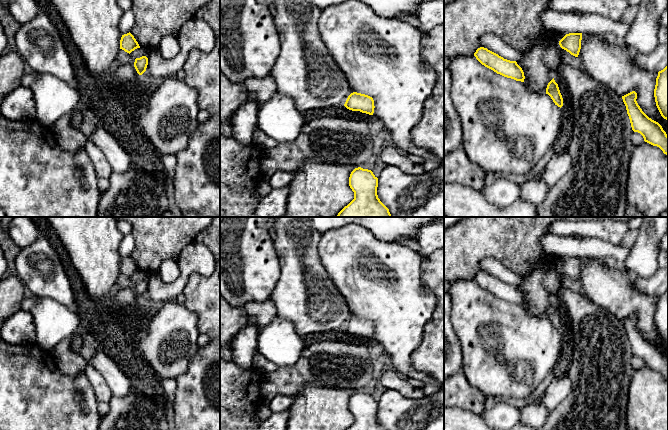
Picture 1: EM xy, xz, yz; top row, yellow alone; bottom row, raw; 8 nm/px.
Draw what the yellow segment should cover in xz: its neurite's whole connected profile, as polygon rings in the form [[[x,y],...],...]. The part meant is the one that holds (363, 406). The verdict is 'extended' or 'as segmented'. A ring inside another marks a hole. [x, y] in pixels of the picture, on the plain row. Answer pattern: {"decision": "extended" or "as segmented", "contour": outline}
{"decision": "as segmented", "contour": [[[355,392],[349,401],[354,423],[347,430],[385,430],[377,419],[378,402],[371,394]]]}

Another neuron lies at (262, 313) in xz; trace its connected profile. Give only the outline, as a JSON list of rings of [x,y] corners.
[[[270,297],[263,302],[247,303],[244,308],[249,320],[255,322],[258,332],[268,326],[277,315],[275,304]]]

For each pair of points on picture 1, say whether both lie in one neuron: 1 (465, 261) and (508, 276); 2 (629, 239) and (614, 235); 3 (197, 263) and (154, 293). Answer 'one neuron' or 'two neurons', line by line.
1: two neurons
2: two neurons
3: one neuron

